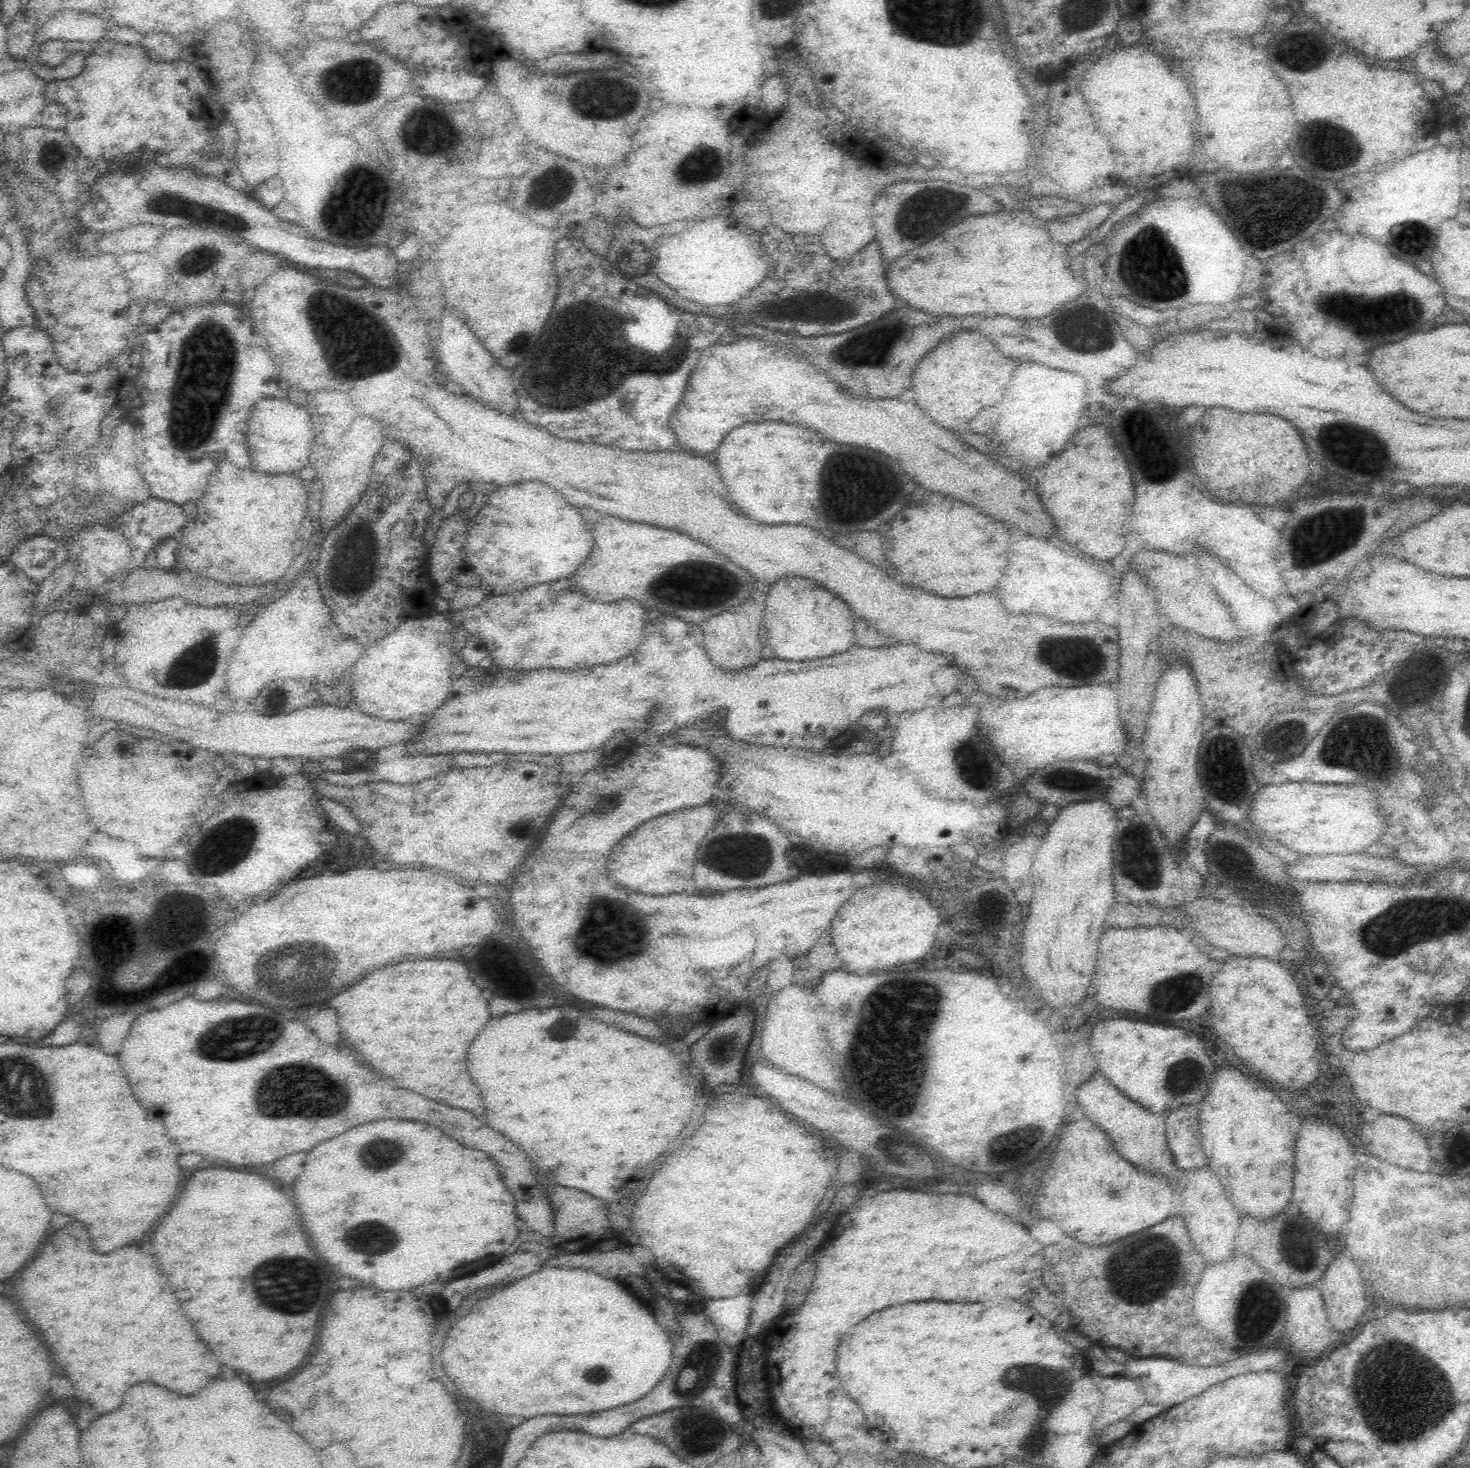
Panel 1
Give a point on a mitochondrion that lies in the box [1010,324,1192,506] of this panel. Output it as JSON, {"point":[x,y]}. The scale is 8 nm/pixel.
{"point":[1136,441]}

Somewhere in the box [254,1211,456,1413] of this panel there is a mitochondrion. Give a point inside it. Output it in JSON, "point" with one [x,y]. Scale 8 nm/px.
{"point":[382,1237]}

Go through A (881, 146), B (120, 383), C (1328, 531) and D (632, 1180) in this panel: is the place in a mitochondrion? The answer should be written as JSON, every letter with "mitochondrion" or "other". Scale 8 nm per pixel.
{"A":"other","B":"other","C":"mitochondrion","D":"other"}

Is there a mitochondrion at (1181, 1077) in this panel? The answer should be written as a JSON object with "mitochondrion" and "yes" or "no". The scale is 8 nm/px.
{"mitochondrion":"yes"}

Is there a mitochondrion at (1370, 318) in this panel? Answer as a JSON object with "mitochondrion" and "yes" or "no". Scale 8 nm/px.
{"mitochondrion":"yes"}

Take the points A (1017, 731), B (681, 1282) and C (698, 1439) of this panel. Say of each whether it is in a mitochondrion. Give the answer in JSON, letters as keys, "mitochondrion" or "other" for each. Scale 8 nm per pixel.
{"A":"other","B":"other","C":"mitochondrion"}

